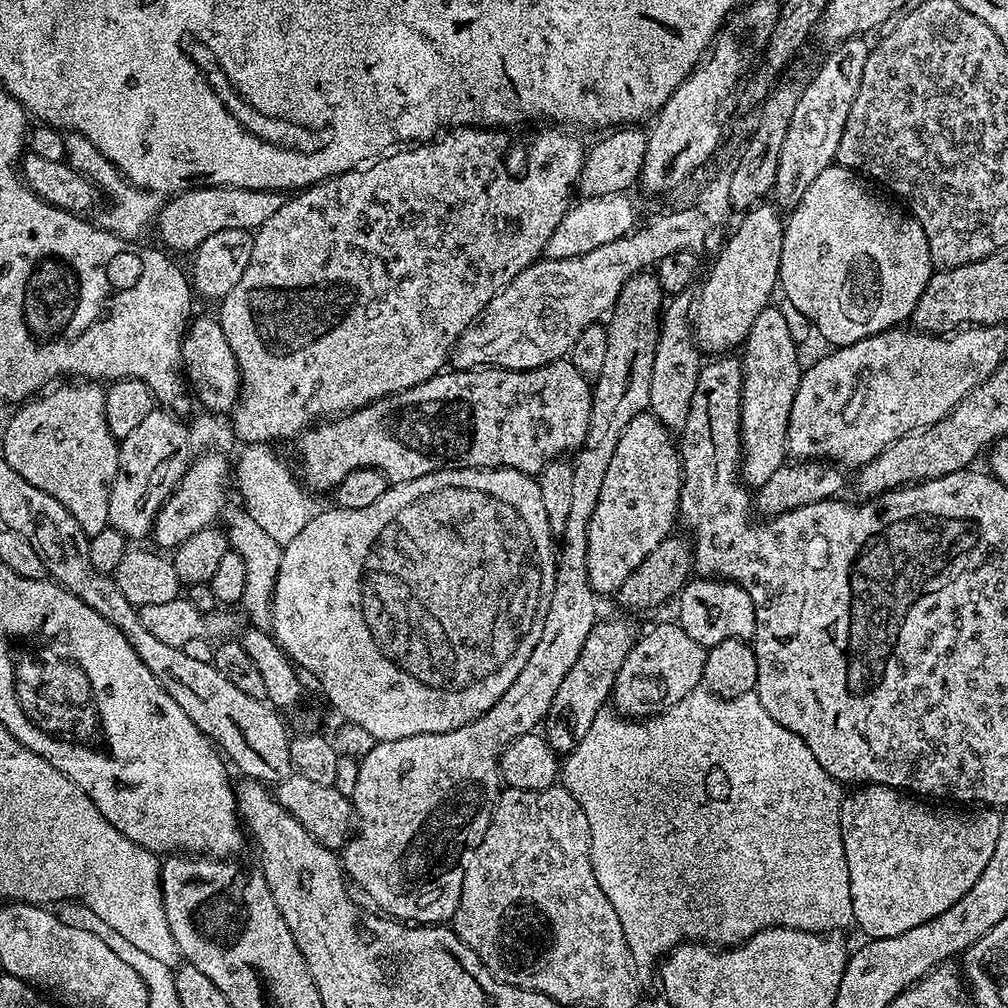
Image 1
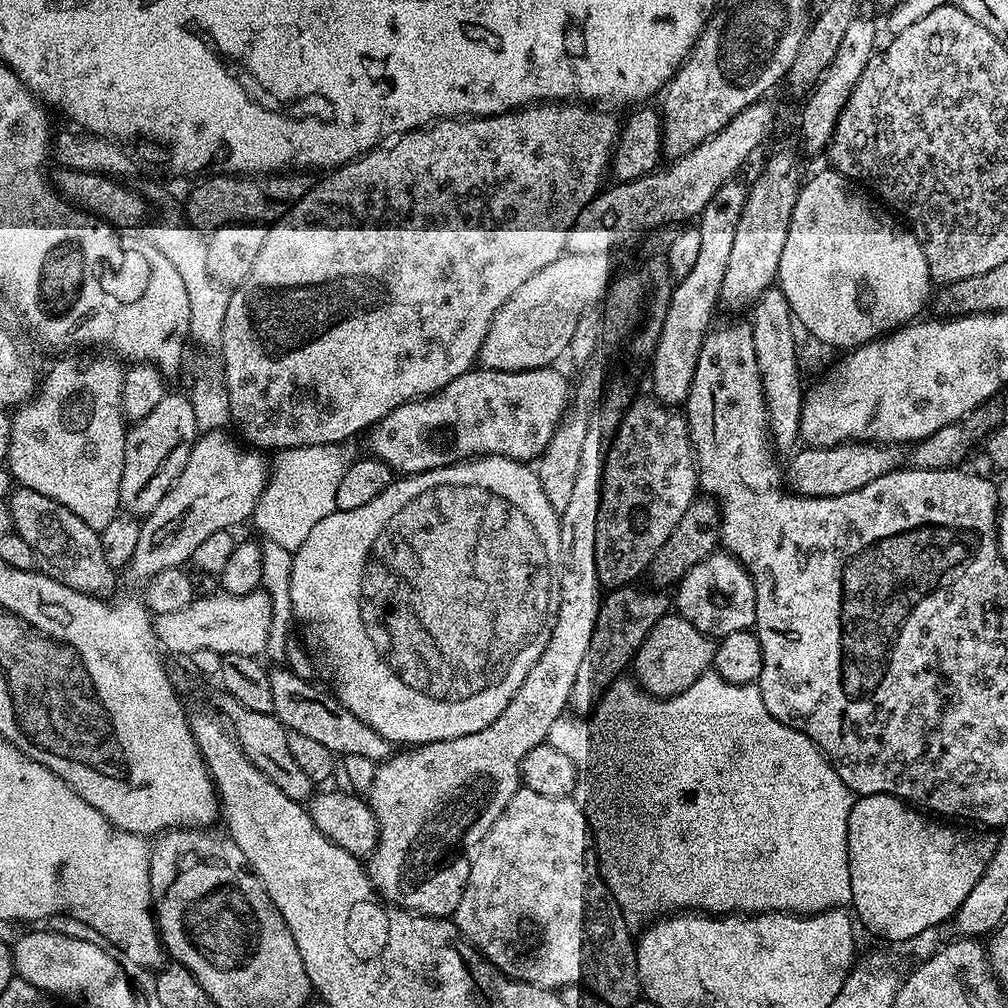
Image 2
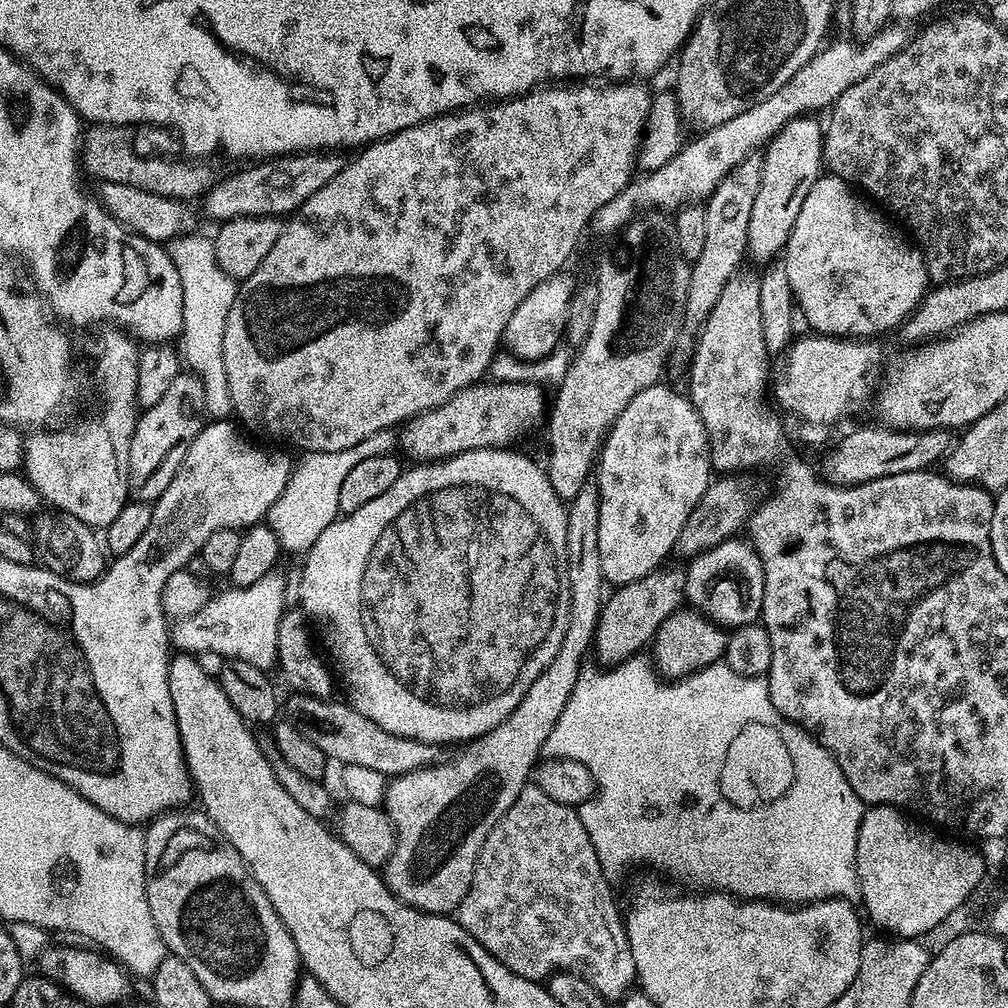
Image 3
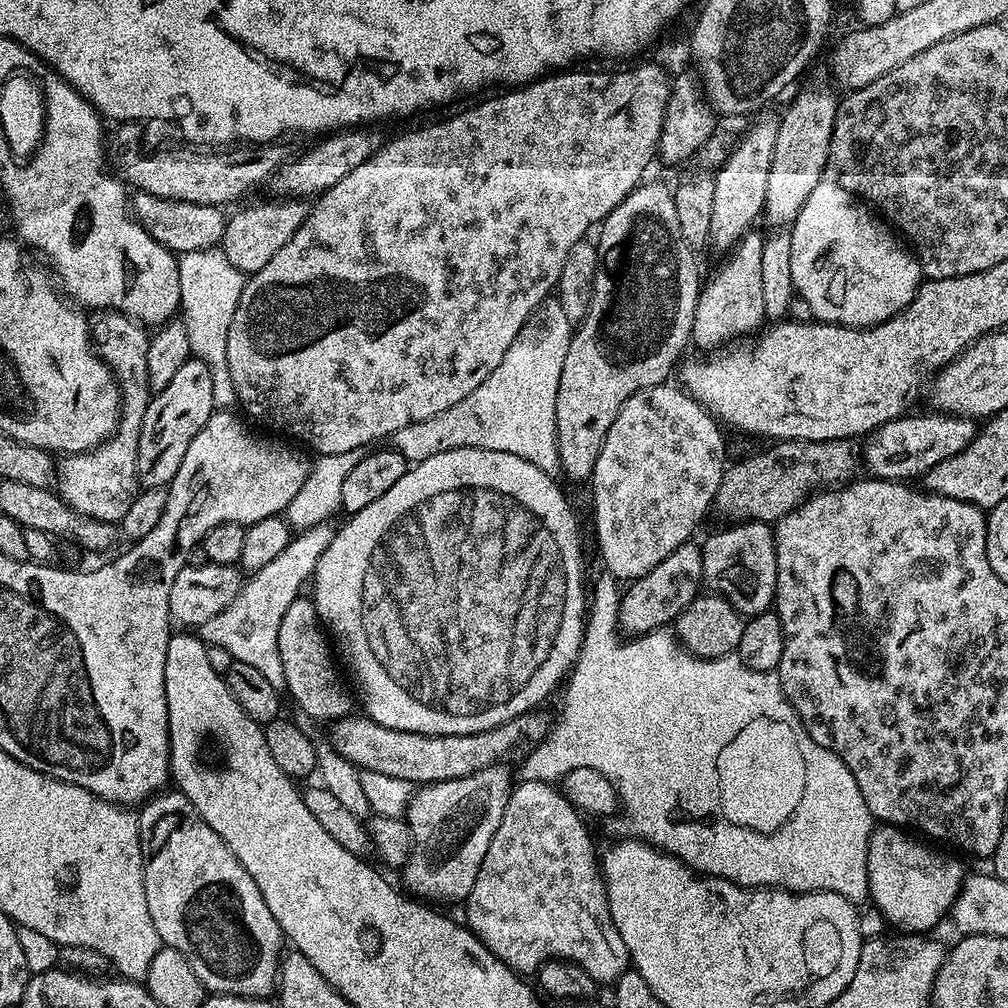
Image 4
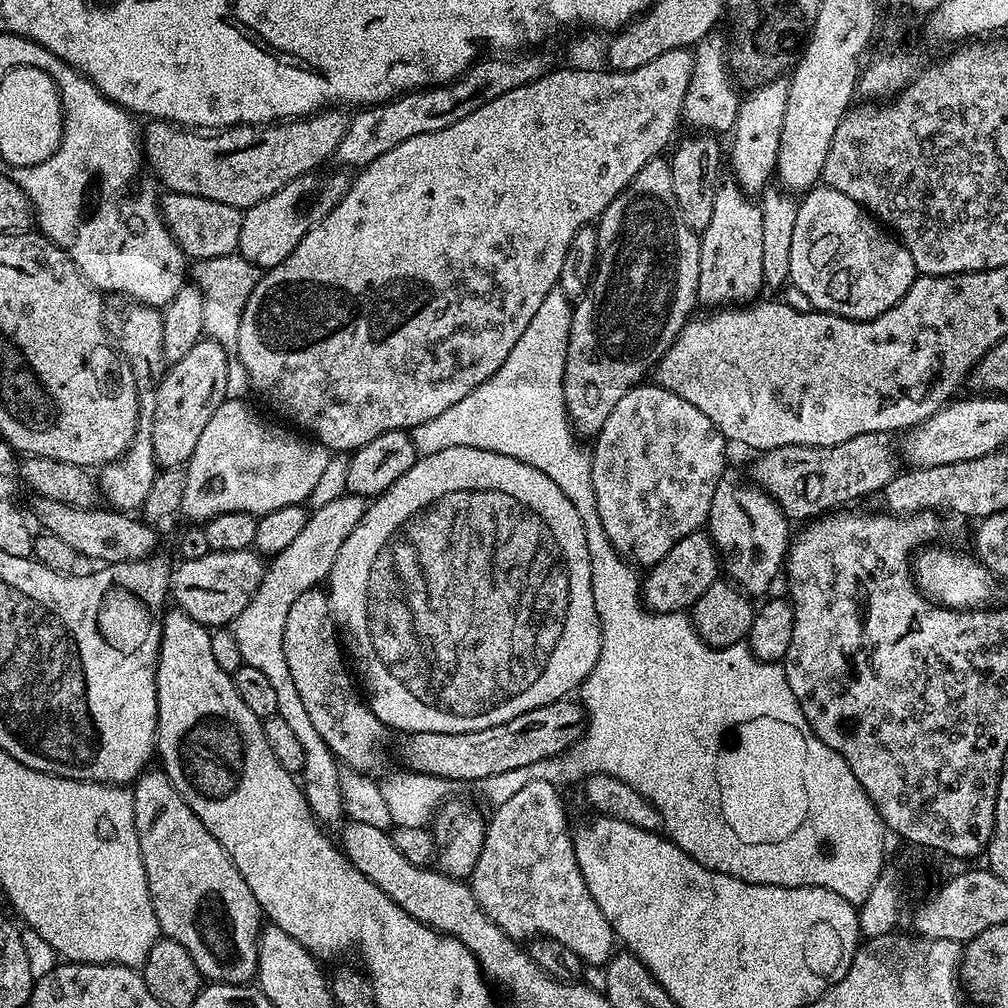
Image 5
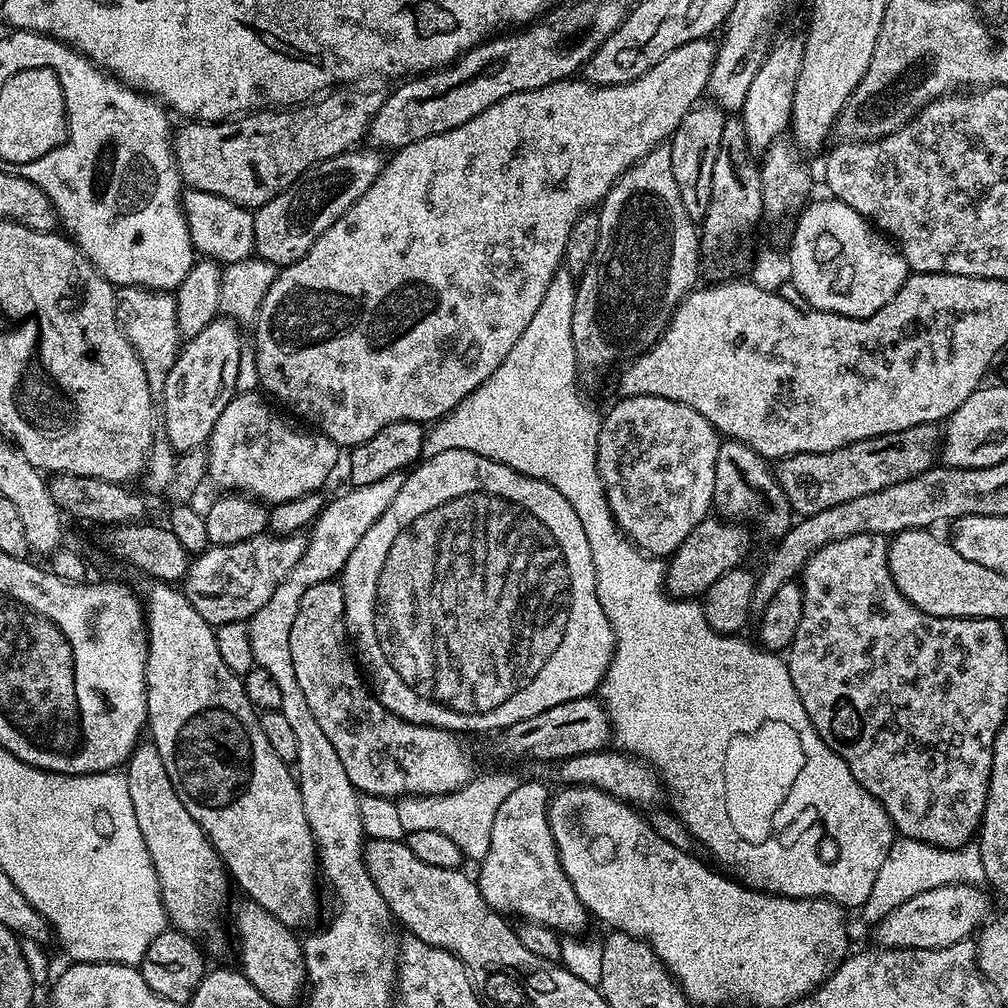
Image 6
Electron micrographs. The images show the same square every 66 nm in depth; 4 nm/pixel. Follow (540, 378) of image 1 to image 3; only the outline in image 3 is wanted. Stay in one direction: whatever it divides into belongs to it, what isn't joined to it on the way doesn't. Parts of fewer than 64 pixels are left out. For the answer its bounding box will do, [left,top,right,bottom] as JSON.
[398,382,546,462]

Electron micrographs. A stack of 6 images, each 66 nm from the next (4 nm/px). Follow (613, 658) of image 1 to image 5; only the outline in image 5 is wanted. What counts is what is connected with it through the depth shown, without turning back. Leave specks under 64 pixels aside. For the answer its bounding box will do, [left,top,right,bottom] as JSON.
[642,531,722,613]

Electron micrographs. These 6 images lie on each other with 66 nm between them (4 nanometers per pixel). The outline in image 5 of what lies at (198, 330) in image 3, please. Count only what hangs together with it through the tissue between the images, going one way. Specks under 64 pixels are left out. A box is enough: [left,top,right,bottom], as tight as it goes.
[190,254,261,346]

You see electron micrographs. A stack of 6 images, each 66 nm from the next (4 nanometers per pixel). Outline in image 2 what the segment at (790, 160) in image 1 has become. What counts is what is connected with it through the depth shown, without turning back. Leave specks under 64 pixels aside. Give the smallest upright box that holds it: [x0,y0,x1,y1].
[800,14,877,153]

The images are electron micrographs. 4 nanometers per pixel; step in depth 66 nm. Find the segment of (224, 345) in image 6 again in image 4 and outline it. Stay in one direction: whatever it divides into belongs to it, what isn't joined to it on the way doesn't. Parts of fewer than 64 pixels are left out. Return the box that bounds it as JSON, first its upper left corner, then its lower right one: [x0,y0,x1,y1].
[136,358,215,489]

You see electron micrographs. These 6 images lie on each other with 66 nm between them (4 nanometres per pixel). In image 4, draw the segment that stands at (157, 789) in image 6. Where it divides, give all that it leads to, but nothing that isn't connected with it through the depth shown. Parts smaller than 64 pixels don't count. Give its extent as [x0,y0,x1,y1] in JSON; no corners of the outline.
[138,790,282,997]

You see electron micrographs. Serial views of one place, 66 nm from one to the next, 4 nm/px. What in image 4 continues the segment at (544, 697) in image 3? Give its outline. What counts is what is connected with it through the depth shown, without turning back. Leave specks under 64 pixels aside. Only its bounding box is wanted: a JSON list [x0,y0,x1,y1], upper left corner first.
[402,762,514,902]

